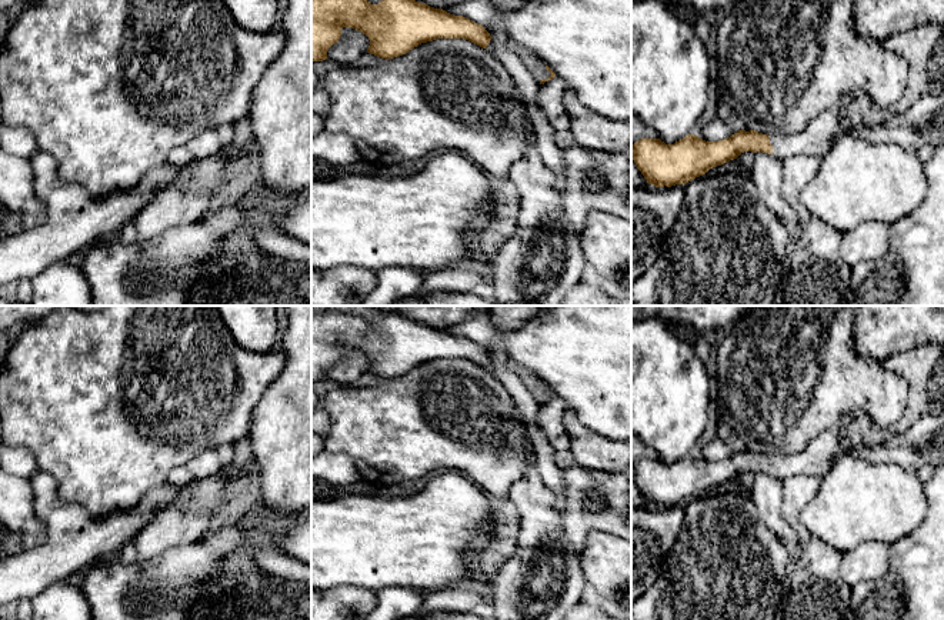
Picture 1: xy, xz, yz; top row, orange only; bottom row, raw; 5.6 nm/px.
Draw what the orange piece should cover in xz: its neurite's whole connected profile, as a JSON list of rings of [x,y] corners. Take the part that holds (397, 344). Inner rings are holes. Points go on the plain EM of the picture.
[[[327,311],[311,316],[311,381],[328,380],[327,371],[340,360],[343,347],[366,354],[370,360],[367,373],[386,380],[403,376],[418,364],[436,359],[464,359],[483,369],[487,369],[493,359],[481,344],[467,337],[450,334],[398,313],[387,314],[378,324],[371,324],[363,317]]]

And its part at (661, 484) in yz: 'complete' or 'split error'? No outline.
split error

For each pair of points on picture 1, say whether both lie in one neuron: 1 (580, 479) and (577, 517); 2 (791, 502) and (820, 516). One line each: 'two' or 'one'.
1: one
2: two

